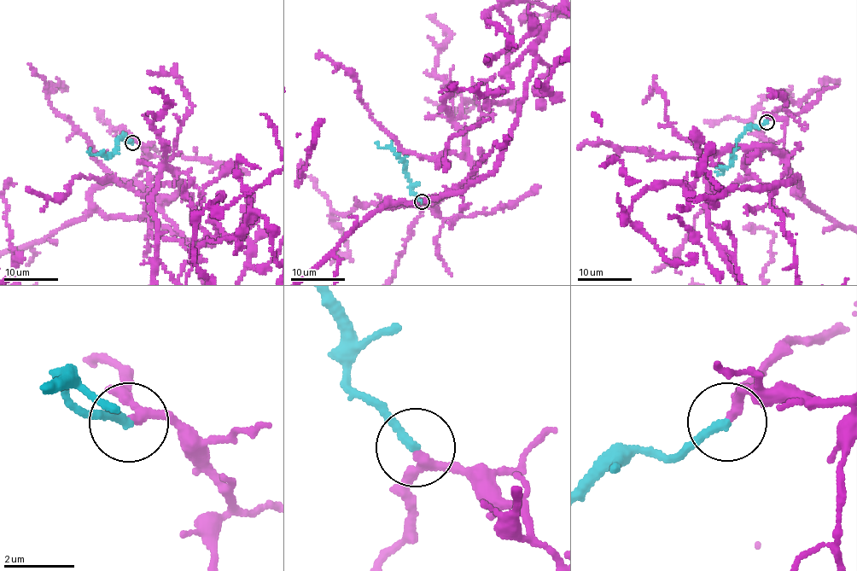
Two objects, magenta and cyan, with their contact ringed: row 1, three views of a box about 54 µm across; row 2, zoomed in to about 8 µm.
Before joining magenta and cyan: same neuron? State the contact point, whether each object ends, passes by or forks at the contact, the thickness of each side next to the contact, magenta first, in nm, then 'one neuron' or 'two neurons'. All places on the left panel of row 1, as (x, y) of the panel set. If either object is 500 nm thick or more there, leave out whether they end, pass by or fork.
at (132, 142); magenta passes by; cyan ends there; 220 nm thick on the magenta side, 240 nm on the other; one neuron

